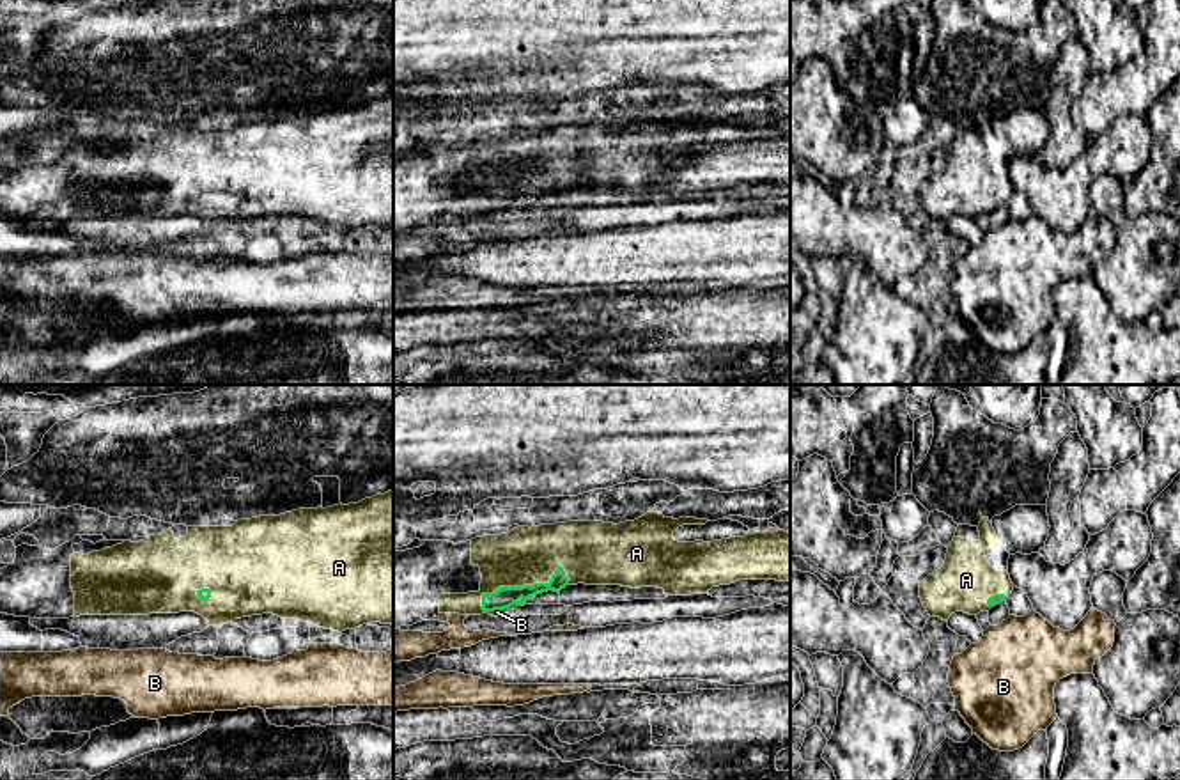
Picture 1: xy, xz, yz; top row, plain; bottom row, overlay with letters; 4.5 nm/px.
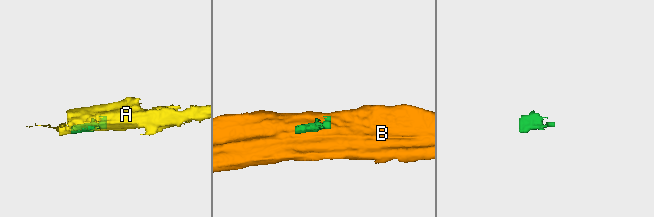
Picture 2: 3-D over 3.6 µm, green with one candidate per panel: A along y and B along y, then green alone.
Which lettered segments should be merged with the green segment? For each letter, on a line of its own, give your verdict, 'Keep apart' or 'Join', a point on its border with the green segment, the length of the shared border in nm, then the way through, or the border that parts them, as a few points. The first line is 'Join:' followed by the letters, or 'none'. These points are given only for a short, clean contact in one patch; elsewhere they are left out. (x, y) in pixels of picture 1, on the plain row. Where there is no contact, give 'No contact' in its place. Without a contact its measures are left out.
Join: A
A: Join. Touches green at xz (523, 188). Shared border 440 nm
B: Keep apart. Touches green at xz (495, 211). Shared border 80 nm. Boundary: xz (504, 211), (488, 215)

